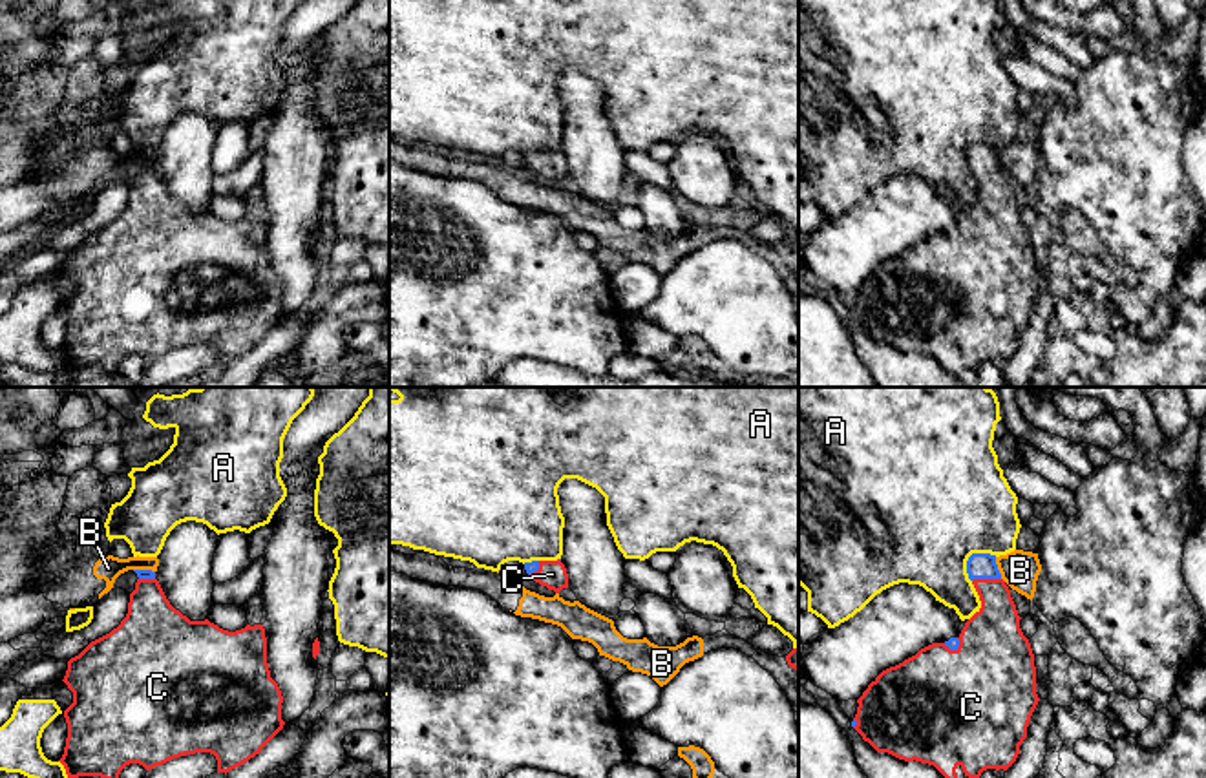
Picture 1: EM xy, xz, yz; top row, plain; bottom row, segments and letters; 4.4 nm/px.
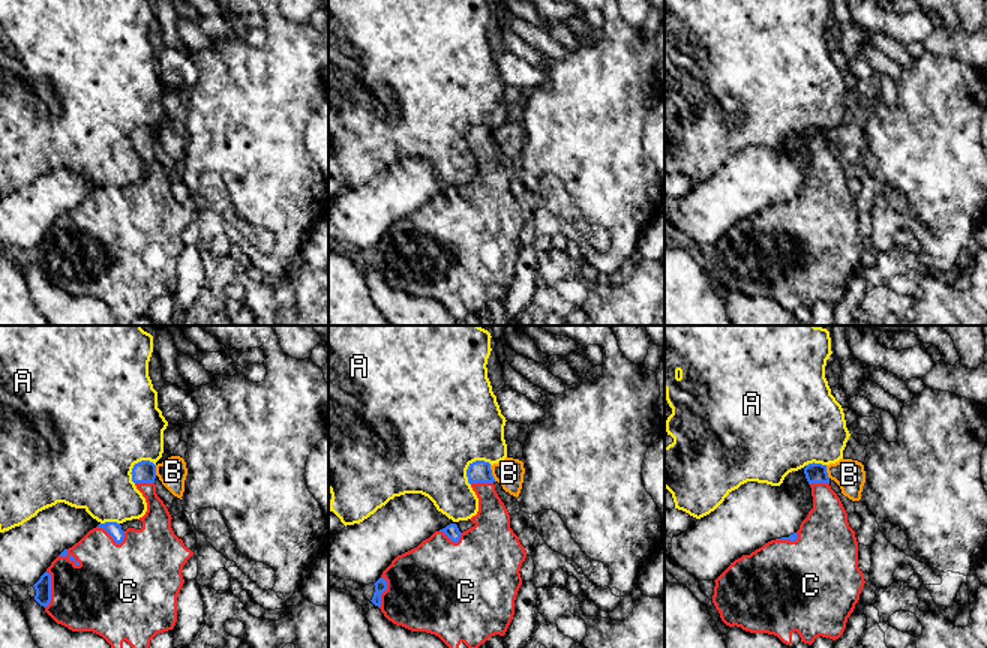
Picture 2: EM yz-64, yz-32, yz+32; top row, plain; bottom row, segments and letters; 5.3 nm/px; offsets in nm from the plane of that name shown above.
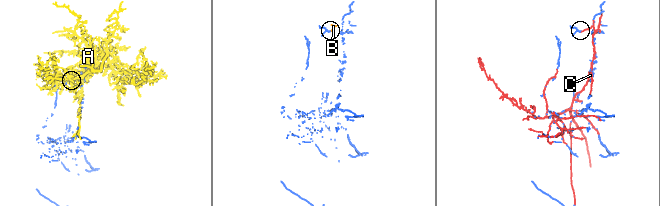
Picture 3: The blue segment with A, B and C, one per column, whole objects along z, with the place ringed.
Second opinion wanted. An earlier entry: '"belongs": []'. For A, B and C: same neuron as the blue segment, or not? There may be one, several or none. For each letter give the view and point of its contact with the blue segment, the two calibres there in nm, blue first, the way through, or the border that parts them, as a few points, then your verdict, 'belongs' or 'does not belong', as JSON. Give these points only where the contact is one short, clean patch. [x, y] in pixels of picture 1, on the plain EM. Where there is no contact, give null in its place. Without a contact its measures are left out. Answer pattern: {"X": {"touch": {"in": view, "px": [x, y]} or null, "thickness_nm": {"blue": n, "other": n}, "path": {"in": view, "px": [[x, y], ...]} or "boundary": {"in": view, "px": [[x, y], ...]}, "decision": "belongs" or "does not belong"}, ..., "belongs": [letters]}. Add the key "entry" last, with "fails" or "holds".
{"A": {"touch": {"in": "yz", "px": [973, 145]}, "thickness_nm": {"blue": 110, "other": 500}, "decision": "does not belong"}, "B": {"touch": {"in": "yz", "px": [996, 159]}, "thickness_nm": {"blue": 110, "other": 170}, "boundary": {"in": "yz", "px": [[994, 148], [1002, 168]]}, "decision": "does not belong"}, "C": {"touch": {"in": "yz", "px": [985, 168]}, "thickness_nm": {"blue": 110, "other": 240}, "decision": "belongs"}, "belongs": ["C"], "entry": "fails"}

